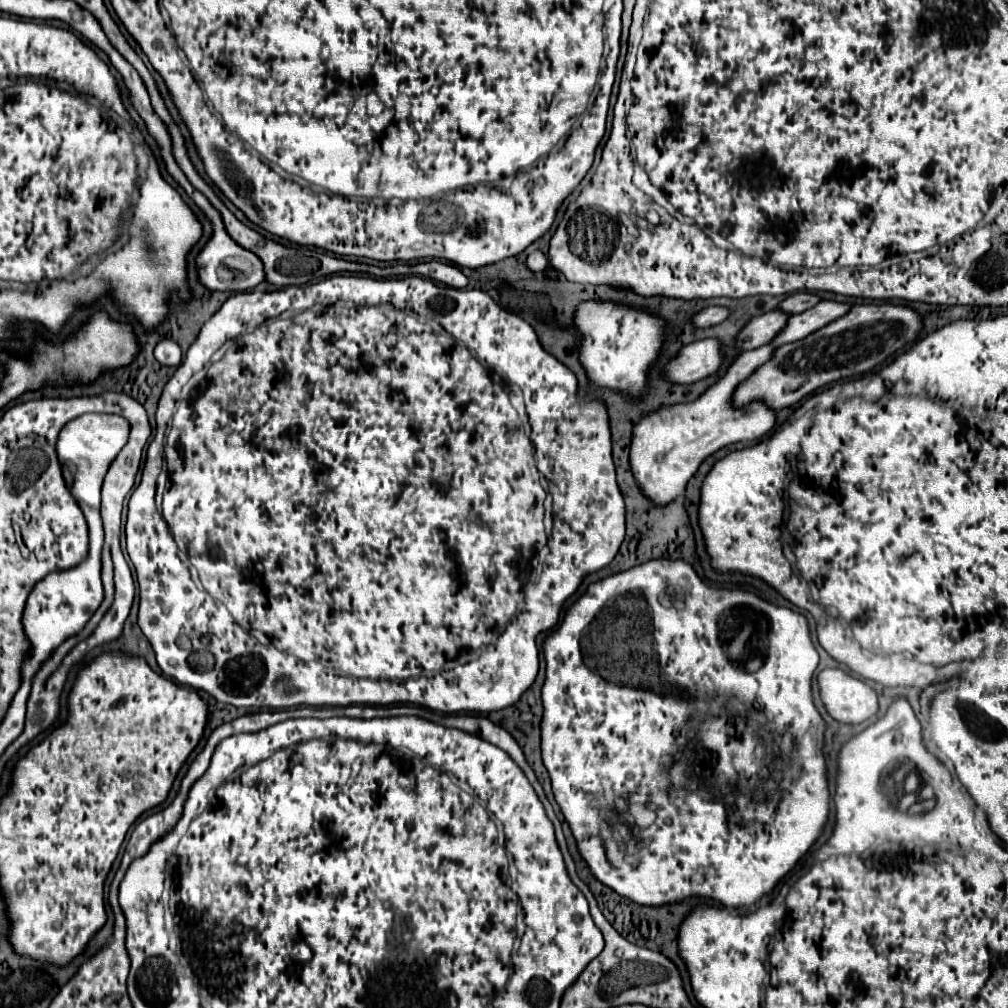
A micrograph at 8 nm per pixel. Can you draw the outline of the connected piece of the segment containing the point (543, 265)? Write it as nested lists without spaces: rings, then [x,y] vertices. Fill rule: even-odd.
[[[533,251],[529,257],[527,257],[527,267],[533,271],[533,273],[539,273],[539,271],[545,271],[549,267],[547,263],[547,257],[541,253],[541,251]]]

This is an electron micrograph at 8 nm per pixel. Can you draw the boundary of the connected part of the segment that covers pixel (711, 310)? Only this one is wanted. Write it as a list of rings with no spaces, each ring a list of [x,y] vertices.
[[[707,307],[693,317],[693,323],[697,327],[713,327],[713,325],[723,323],[729,315],[731,315],[731,309],[727,307]]]

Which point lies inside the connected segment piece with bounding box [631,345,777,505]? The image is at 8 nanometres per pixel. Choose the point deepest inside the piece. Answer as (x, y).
(668, 446)

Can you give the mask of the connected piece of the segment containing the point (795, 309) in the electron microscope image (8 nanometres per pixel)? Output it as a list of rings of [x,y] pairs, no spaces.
[[[797,293],[797,295],[787,297],[787,299],[779,305],[779,309],[795,315],[795,313],[801,313],[801,311],[813,307],[817,301],[821,301],[821,297],[817,297],[817,295],[813,295],[813,293]]]

